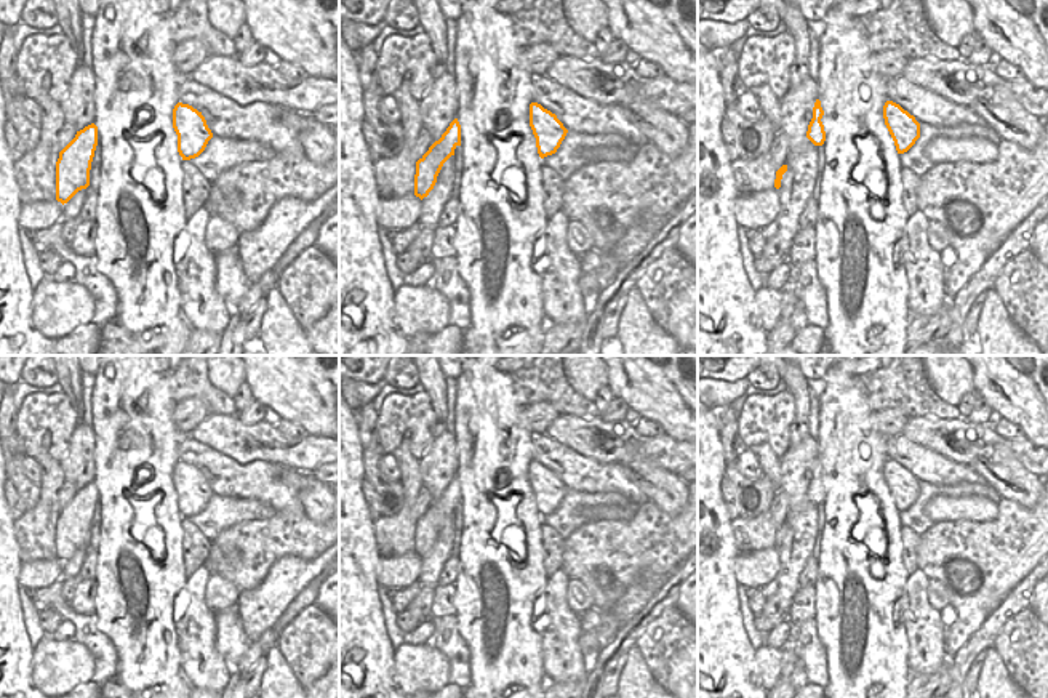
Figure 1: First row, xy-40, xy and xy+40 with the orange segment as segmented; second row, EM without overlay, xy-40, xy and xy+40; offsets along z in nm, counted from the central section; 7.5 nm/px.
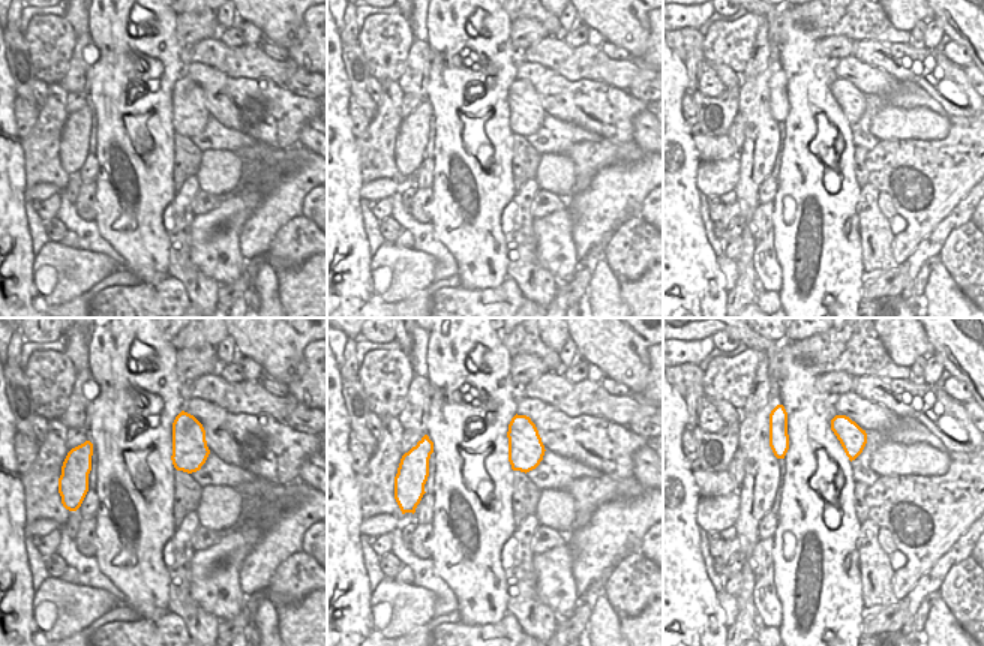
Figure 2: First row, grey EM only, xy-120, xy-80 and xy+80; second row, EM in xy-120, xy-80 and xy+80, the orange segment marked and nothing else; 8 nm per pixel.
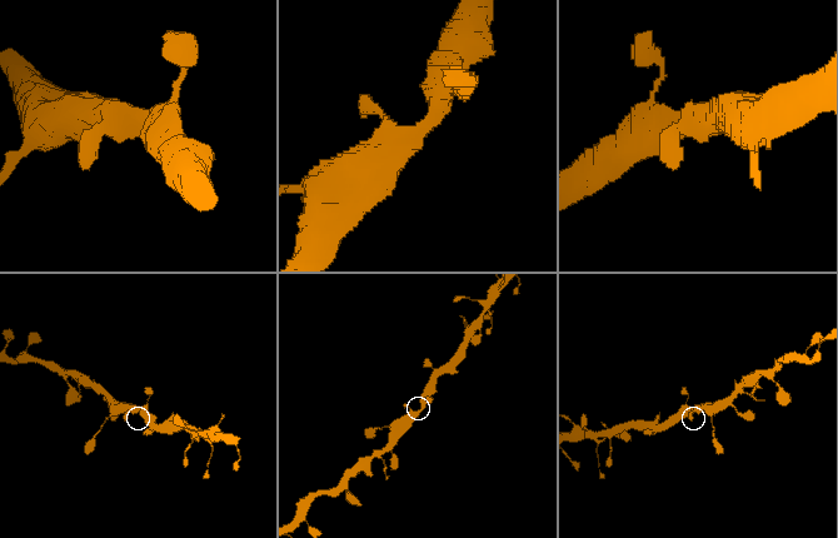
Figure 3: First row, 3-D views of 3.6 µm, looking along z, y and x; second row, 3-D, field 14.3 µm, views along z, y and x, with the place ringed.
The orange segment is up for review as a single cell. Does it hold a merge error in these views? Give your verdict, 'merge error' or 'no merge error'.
no merge error

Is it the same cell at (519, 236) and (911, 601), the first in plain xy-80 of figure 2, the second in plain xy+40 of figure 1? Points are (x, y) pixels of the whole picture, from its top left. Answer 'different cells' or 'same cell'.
same cell

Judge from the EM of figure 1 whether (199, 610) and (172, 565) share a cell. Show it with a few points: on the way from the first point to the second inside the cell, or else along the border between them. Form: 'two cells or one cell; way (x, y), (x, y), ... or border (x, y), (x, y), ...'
two cells; border (188, 578), (183, 588)

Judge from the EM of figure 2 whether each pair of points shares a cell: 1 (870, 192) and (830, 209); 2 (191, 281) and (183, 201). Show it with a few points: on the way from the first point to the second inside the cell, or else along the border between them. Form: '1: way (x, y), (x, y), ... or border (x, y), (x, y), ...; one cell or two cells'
1: border (861, 189), (857, 203), (858, 233); two cells
2: way (180, 261), (182, 221); one cell

